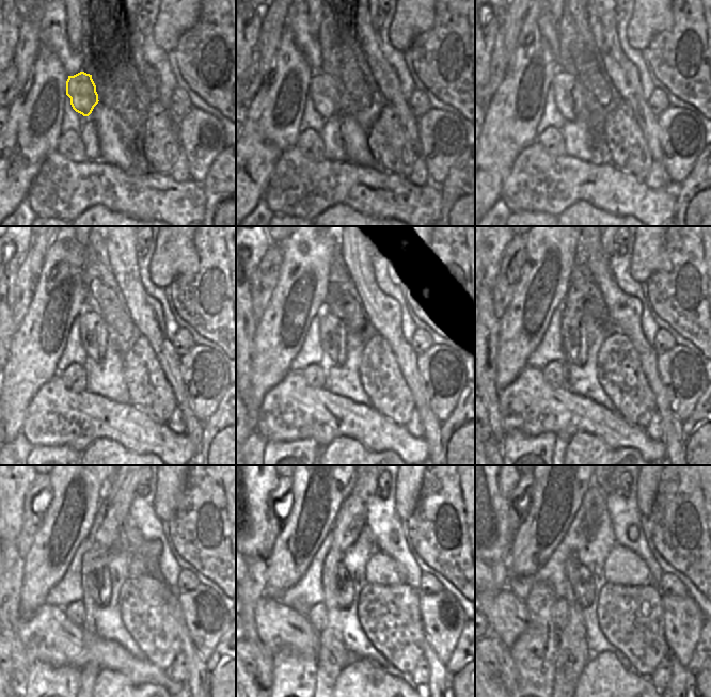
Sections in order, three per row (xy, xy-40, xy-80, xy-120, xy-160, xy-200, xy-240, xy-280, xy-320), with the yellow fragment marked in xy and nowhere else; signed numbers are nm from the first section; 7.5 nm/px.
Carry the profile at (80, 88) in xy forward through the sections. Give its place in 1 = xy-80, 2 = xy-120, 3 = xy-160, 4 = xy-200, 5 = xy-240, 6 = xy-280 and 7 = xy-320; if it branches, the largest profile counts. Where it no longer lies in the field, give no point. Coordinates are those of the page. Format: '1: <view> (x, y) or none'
1: xy-80 (568, 94)
2: xy-120 (92, 330)
3: xy-160 (332, 330)
4: xy-200 (573, 333)
5: xy-240 (95, 579)
6: xy-280 (335, 579)
7: xy-320 (579, 576)

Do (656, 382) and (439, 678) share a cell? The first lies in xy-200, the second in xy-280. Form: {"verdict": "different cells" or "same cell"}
{"verdict": "same cell"}

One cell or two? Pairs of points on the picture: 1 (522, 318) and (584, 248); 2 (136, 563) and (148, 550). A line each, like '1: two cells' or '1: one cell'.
1: two cells
2: two cells

